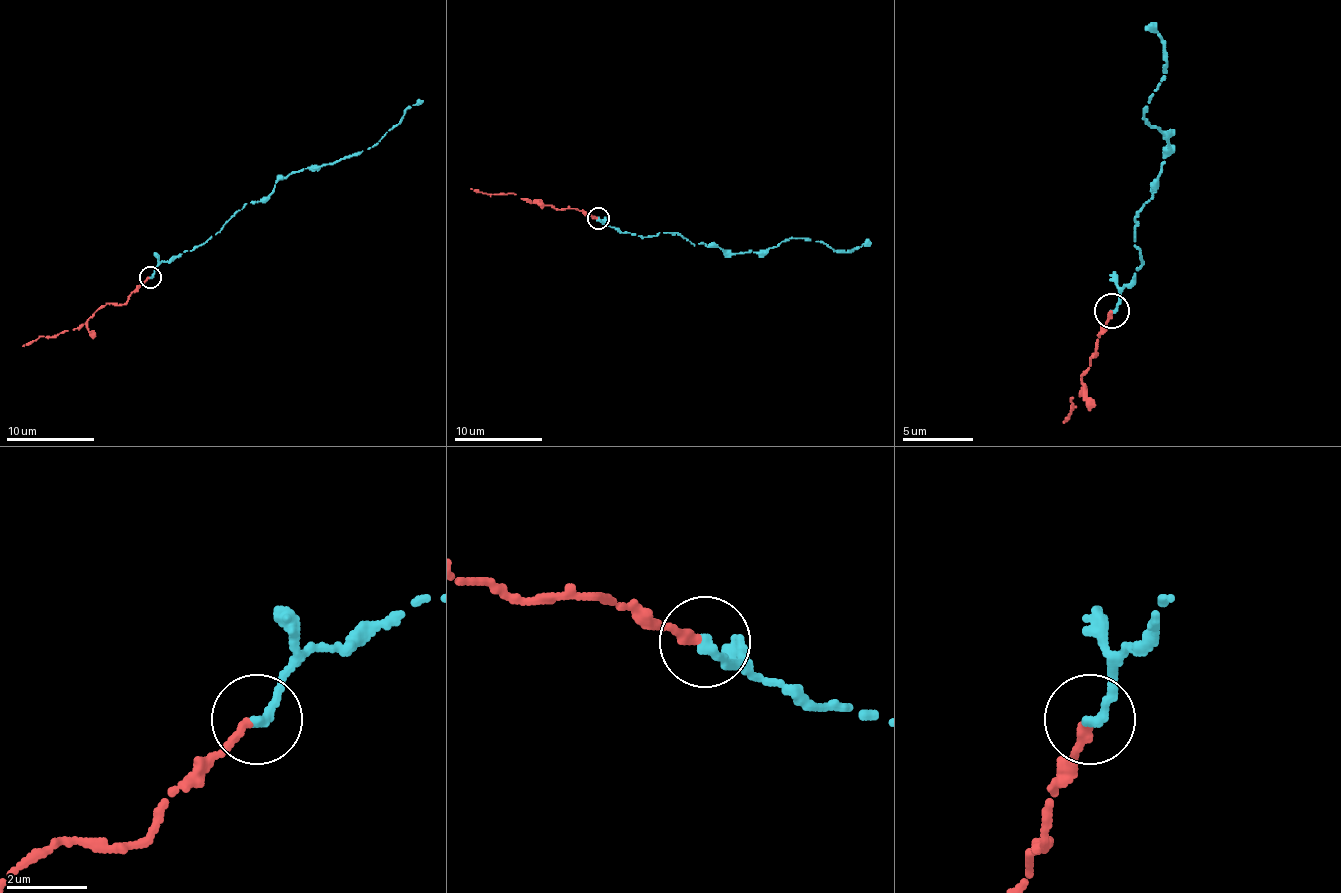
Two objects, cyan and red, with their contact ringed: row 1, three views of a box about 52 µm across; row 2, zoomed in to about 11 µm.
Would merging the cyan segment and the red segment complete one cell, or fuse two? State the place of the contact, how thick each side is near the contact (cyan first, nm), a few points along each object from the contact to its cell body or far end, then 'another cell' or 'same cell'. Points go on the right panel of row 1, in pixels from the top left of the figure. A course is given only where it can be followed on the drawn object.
place (1111, 311); calibres 300 and 240 nm; course cyan (1112, 310), (1141, 267), (1134, 217), (1169, 150), (1144, 114), (1166, 61), (1148, 25); course red (1112, 310), (1095, 356), (1098, 352), (1080, 374), (1080, 395), (1070, 399), (1073, 406), (1063, 423); same cell

